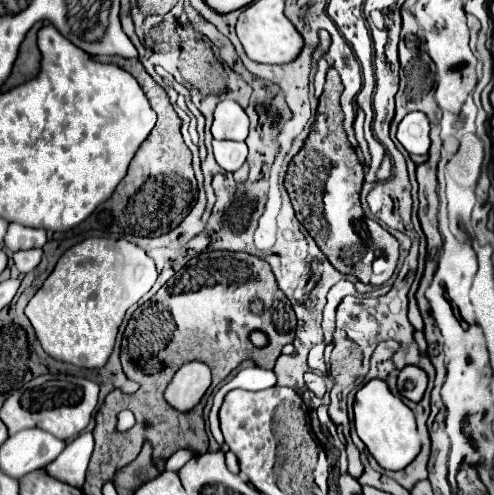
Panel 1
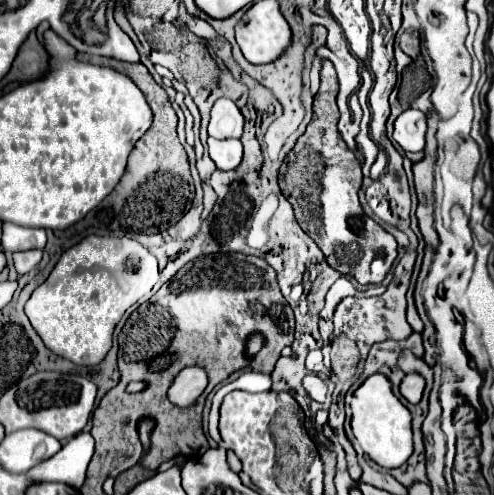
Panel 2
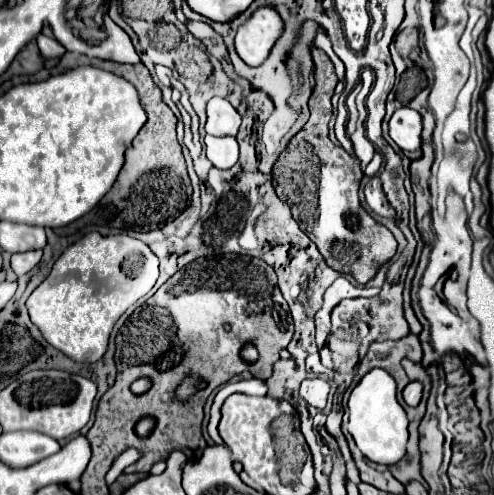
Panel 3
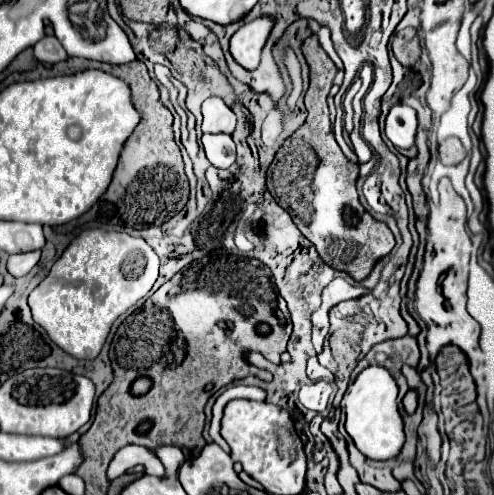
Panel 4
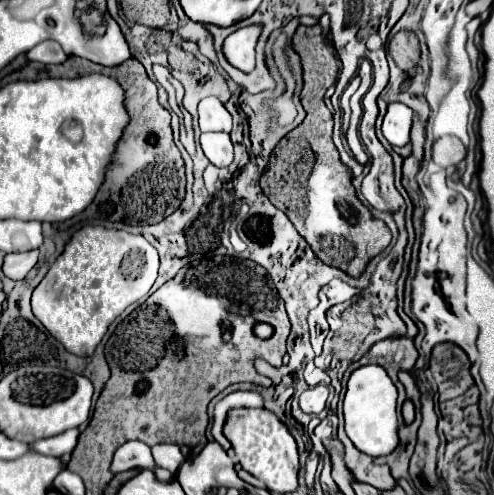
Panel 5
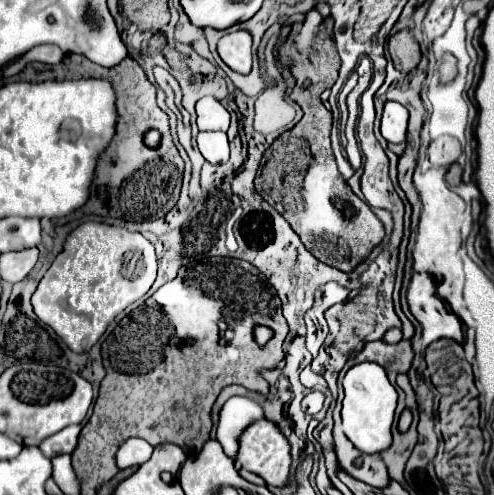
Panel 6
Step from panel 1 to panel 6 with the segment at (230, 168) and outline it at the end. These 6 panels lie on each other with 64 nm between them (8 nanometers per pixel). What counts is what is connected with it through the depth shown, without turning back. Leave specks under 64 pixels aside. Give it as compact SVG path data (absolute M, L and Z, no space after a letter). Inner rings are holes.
M198 132L196 144L200 154L206 158L206 162L210 164L228 162L230 146L228 146L226 132Z

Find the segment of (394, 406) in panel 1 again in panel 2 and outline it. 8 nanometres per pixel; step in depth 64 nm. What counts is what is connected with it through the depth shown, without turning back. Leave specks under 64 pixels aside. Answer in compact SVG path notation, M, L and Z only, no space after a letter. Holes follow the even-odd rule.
M376 372L364 380L364 384L354 392L352 402L352 434L362 446L364 454L368 454L382 468L398 468L412 454L412 416L408 408L394 396L390 380Z

